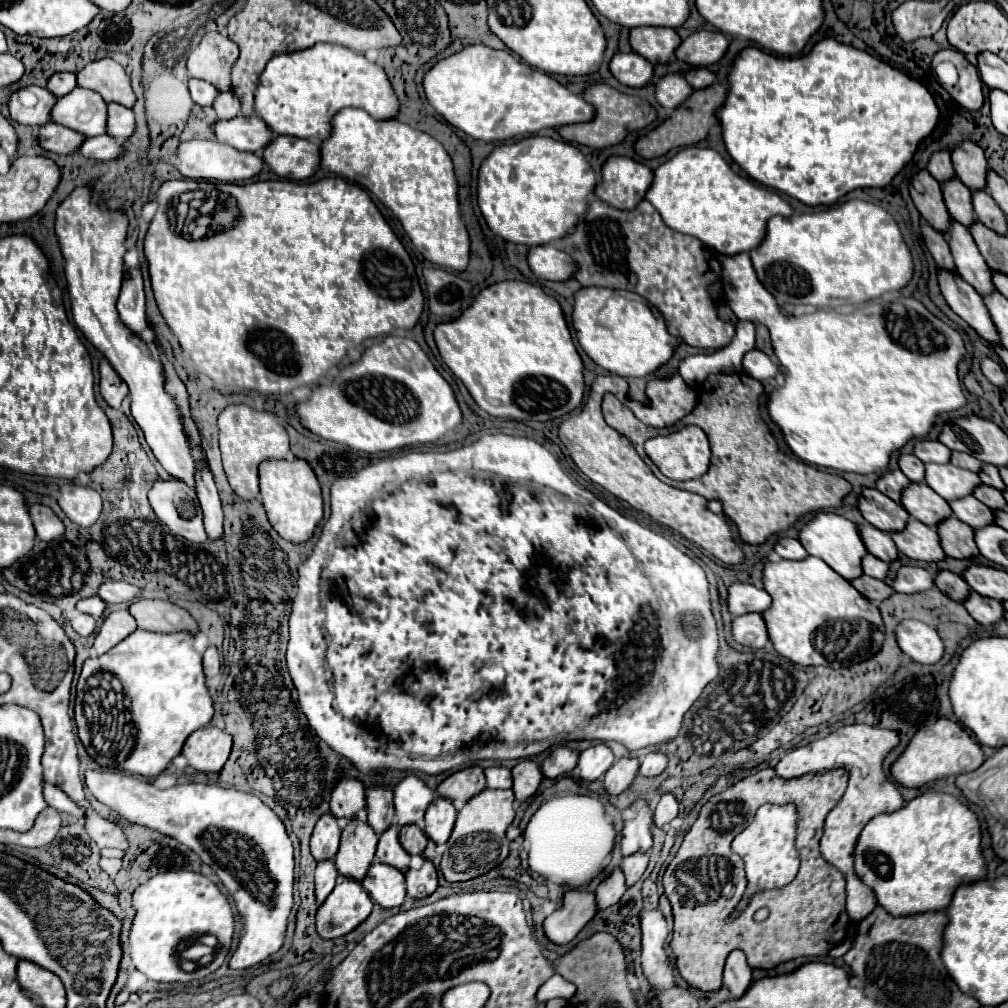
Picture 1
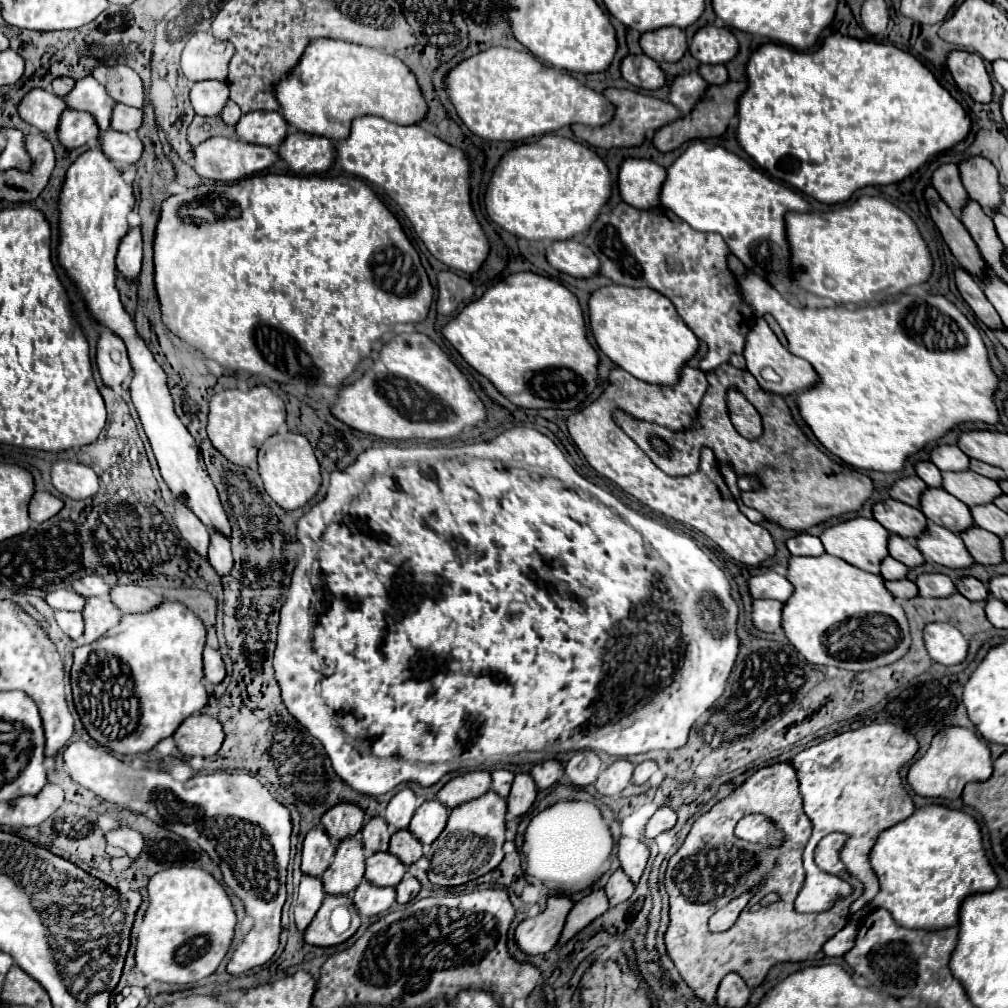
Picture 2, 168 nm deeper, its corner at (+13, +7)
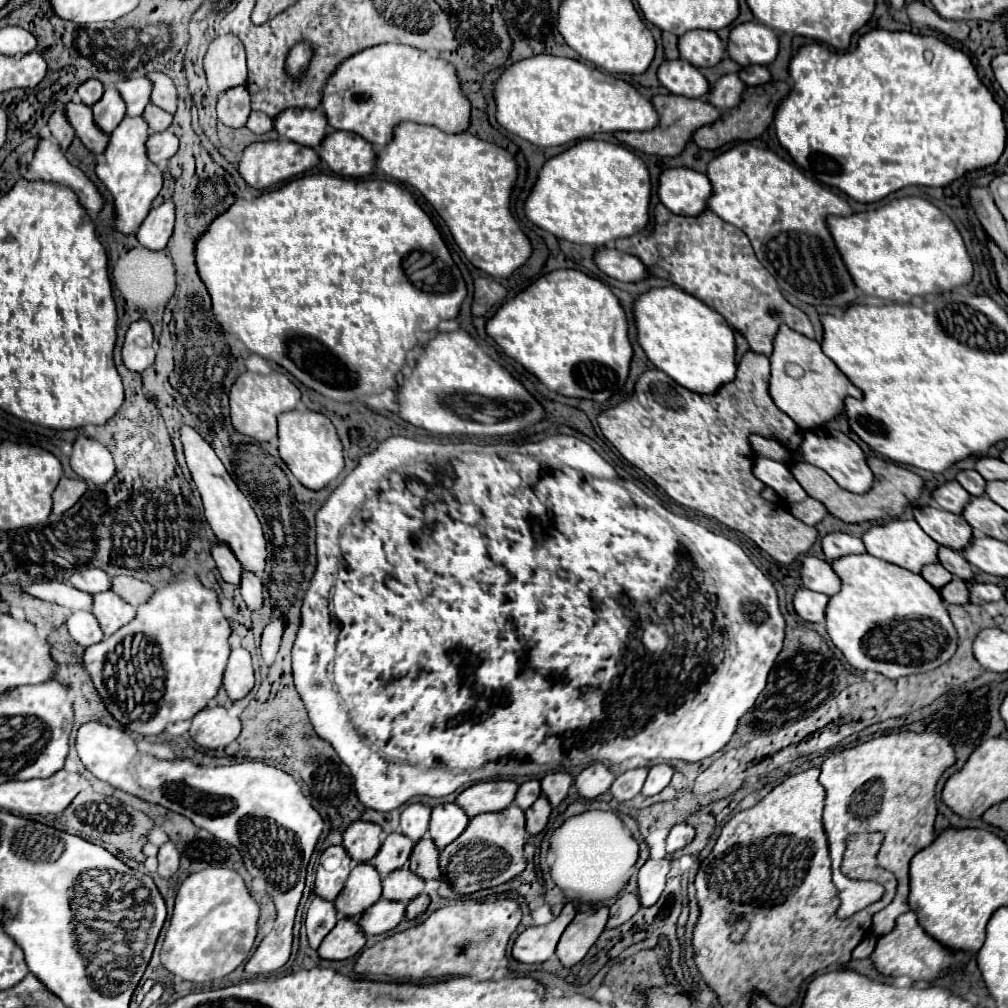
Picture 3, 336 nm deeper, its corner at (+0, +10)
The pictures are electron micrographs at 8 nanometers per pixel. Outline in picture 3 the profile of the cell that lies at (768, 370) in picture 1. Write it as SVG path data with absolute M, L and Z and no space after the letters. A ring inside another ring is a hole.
M781 326L777 338L775 338L775 350L769 356L771 358L771 384L769 392L773 402L779 410L783 410L793 422L803 430L815 430L815 426L823 426L831 420L835 420L839 414L845 412L845 398L863 398L863 392L853 386L849 378L827 358L821 350L821 344L817 340L811 340L799 332L793 332L787 326ZM785 364L797 364L803 368L803 376L791 378L785 372Z

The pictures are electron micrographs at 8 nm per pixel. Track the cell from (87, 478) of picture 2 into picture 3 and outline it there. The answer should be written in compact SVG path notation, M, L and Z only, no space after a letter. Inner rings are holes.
M77 436L71 452L71 468L83 480L91 480L95 484L105 484L115 474L115 462L107 446L87 436Z

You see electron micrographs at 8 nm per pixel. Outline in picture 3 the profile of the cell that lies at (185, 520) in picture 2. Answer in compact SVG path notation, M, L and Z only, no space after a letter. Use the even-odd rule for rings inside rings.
M219 542L217 546L211 546L211 554L213 554L215 562L217 562L217 568L219 568L223 580L227 584L239 586L239 578L241 578L243 568L241 568L239 560L235 558L235 554L223 542Z

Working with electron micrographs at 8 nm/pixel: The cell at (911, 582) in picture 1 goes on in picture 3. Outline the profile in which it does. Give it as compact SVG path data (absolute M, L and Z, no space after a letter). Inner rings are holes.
M969 584L971 590L971 602L973 604L987 604L987 602L995 602L995 600L1005 600L1003 594L1005 590L993 584Z

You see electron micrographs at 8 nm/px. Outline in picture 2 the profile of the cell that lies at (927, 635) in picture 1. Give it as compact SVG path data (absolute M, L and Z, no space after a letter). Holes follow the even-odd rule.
M932 623L924 625L924 649L936 663L956 665L964 661L968 641L966 637L948 623Z

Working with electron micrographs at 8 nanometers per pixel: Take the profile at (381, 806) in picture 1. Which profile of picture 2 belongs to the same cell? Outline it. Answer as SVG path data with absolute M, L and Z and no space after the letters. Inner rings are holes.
M370 817L366 821L366 825L362 827L362 845L366 855L374 853L374 851L386 851L388 849L388 841L390 841L390 831L388 825L384 821L384 817Z

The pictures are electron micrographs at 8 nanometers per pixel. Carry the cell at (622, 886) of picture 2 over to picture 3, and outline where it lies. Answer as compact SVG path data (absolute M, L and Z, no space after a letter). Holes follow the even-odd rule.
M621 894L609 908L609 922L605 928L611 930L611 928L625 924L633 914L637 914L637 910L639 910L639 896L637 894Z

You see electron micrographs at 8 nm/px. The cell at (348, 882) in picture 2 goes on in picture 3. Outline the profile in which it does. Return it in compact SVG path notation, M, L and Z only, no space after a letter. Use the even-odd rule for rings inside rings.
M359 864L353 868L353 872L349 874L345 888L341 890L341 894L335 900L335 910L345 916L345 918L359 918L367 908L371 908L377 900L381 898L381 878L377 874L377 870L371 864Z

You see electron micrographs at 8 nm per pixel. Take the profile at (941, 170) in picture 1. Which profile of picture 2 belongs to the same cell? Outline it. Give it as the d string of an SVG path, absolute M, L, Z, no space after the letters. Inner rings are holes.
M944 163L932 173L932 185L940 193L940 197L946 201L946 205L954 211L954 215L960 213L960 207L968 199L966 189L962 187L958 167L954 163Z

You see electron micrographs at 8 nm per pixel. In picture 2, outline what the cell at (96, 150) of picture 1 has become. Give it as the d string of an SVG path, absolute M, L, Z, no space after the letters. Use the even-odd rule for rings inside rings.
M108 129L100 133L100 145L106 157L110 157L110 161L136 163L142 155L142 143L134 133L130 135L130 133L118 133Z

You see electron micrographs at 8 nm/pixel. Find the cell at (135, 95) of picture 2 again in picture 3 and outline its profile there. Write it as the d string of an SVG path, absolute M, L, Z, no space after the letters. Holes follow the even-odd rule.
M153 72L147 76L153 80L151 102L155 106L167 110L169 114L175 114L175 110L177 110L177 88L175 88L173 80L161 72Z

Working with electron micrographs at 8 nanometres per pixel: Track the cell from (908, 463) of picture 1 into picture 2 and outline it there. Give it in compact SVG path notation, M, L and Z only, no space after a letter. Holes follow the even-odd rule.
M918 461L914 465L914 471L916 471L916 475L922 481L926 481L928 487L940 487L942 485L942 477L940 477L938 467L934 463L930 463L930 461Z

